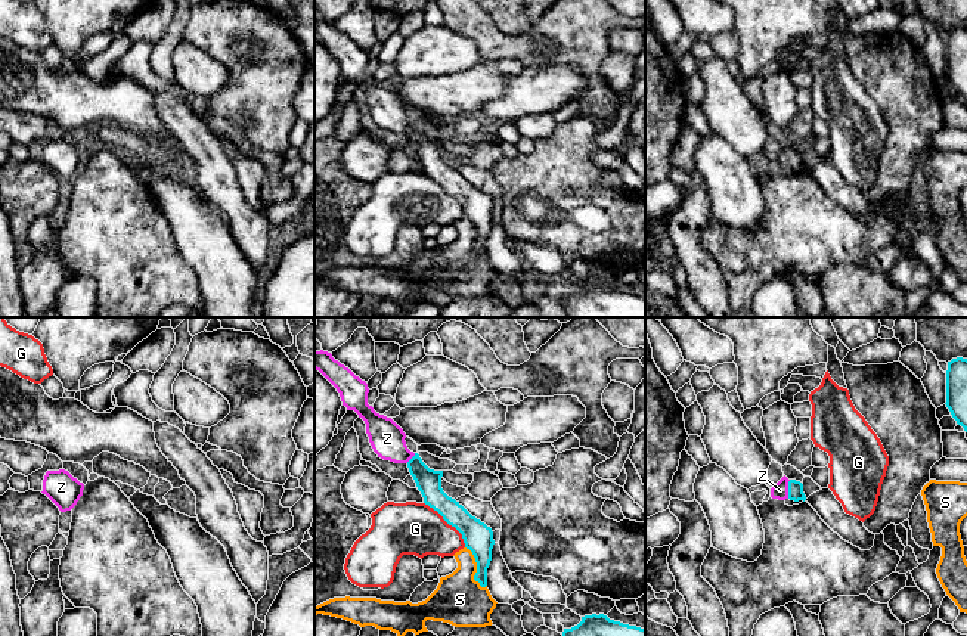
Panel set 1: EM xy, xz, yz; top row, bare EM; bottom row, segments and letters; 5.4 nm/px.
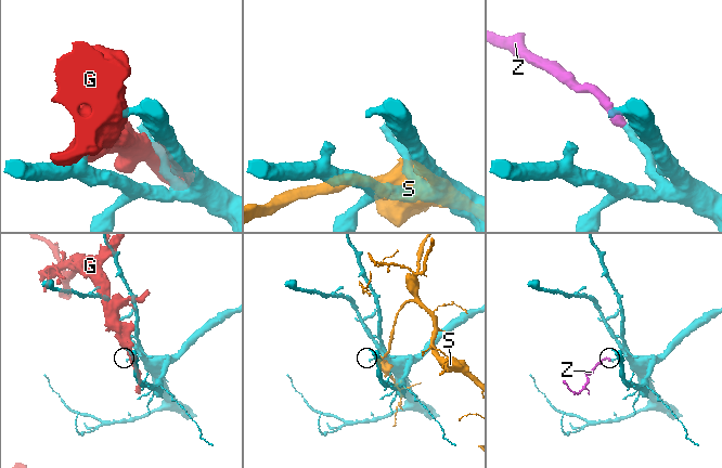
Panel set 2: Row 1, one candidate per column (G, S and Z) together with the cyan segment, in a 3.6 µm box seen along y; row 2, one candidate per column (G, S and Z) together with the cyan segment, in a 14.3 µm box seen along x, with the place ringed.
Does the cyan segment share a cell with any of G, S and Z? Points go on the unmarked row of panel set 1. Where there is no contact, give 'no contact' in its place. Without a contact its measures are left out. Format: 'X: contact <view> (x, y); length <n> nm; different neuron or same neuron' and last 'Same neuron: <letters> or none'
G: contact xz (449, 194); length 340 nm; different neuron
S: contact xz (477, 238); length 260 nm; different neuron
Z: contact yz (789, 158); length 110 nm; same neuron
Same neuron: Z

